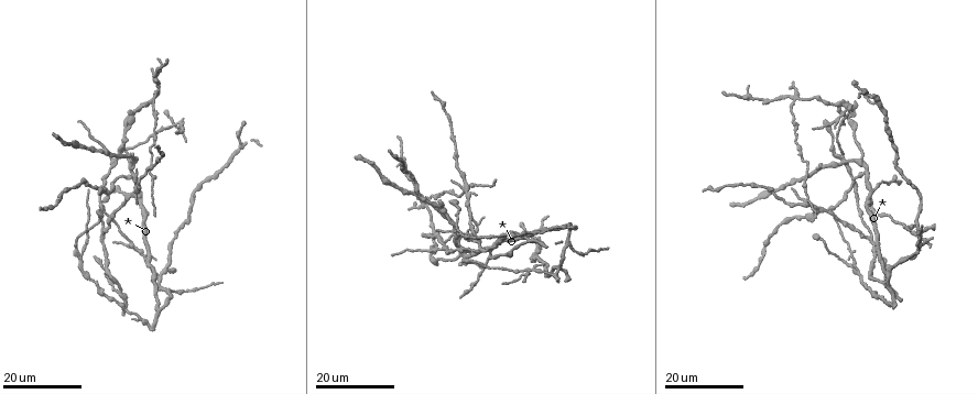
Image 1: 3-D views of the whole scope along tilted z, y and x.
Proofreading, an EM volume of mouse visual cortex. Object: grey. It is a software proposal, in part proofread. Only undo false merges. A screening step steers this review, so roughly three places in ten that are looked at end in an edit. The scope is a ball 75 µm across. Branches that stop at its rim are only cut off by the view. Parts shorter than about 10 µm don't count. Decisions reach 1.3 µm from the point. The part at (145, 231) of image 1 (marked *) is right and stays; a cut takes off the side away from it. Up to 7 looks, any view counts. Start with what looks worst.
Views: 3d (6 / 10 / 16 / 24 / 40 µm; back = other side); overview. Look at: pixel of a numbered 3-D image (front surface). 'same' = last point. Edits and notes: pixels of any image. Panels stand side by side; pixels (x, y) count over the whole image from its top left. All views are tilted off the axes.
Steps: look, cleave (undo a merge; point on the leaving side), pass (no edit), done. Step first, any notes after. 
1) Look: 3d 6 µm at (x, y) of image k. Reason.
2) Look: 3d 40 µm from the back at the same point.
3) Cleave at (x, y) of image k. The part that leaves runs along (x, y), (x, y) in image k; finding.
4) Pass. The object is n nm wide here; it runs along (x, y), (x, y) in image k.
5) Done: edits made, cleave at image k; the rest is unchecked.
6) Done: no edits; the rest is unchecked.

Look: 3d 24 µm at (141, 250) of image 1. Four or more arms meet.

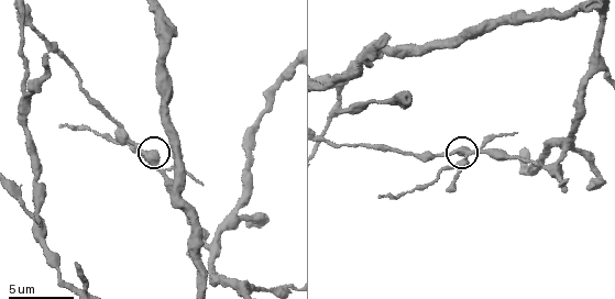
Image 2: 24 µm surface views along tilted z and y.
Look: 3d 6 µm at (462, 161) of image 2.

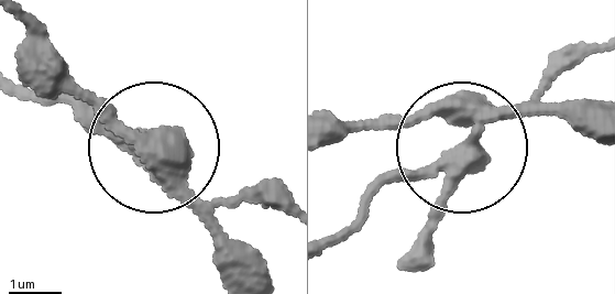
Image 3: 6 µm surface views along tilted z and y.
Pass. The object is 460 nm wide here; it runs along (588, 133), (516, 120), (364, 202) in image 3; continuous, no second neuron.

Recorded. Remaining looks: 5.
Look: 3d 24 µm at (793, 101) of image 1. A fork.

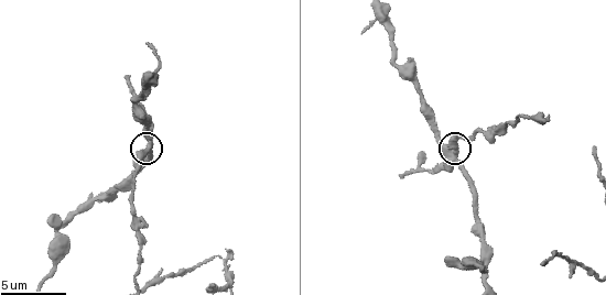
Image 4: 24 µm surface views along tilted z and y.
Look: 3d 10 µm at (149, 146) of image 4. Zoom in.

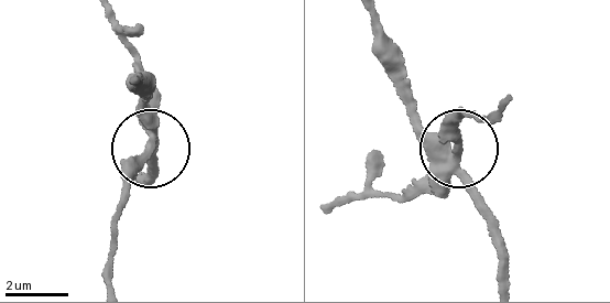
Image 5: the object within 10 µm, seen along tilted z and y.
Cleave at (417, 188) of image 5. The side arm is 21 µm long; the part that leaves runs along (439, 168), (461, 153), (459, 119), (497, 114) in image 5; a second neuron is stuck on.

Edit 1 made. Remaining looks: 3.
Look: overview.

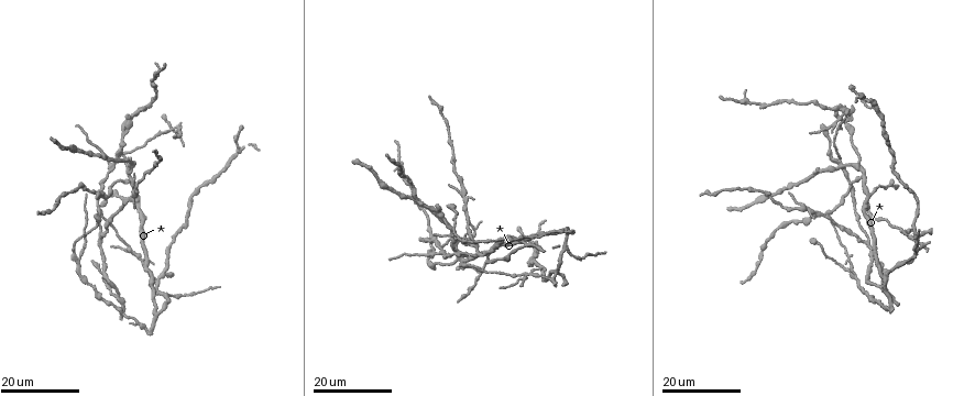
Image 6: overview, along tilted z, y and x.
Look: 3d 24 µm at (77, 260) of image 6. Branch point.

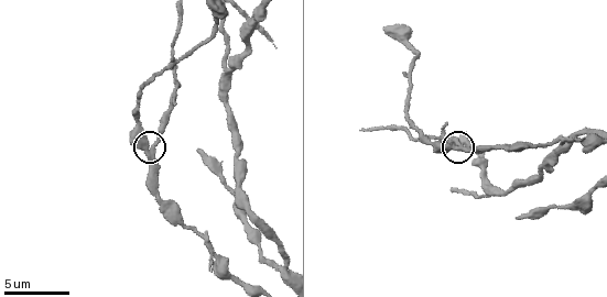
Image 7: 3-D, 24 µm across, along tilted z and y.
Look: 3d 10 µm at (460, 149) of image 7.

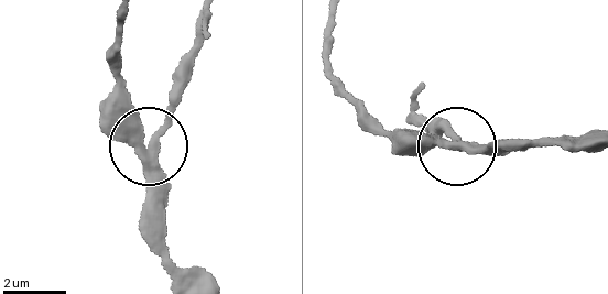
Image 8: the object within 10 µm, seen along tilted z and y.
Cleave at (160, 130) of image 8. The side arm is 19 µm long; the part that leaves runs along (154, 174), (199, 14) in image 8; a second neuron is stuck on.

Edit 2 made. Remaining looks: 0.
Done: edits made, cleave at image 5, cleave at image 8; the rest is unchecked.

